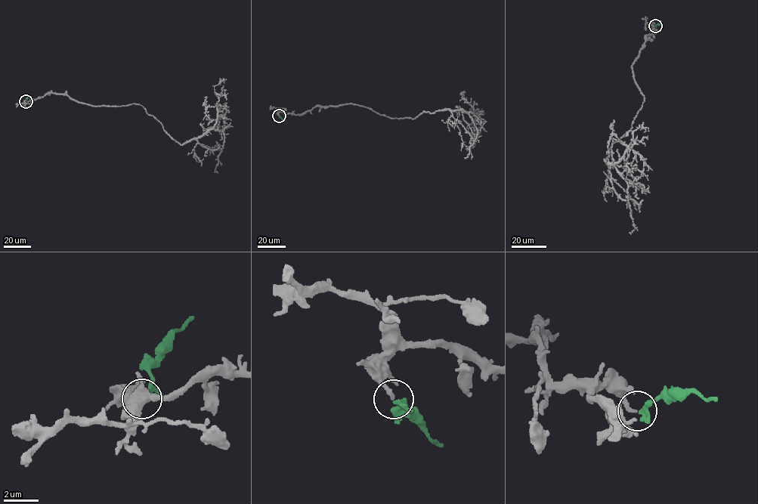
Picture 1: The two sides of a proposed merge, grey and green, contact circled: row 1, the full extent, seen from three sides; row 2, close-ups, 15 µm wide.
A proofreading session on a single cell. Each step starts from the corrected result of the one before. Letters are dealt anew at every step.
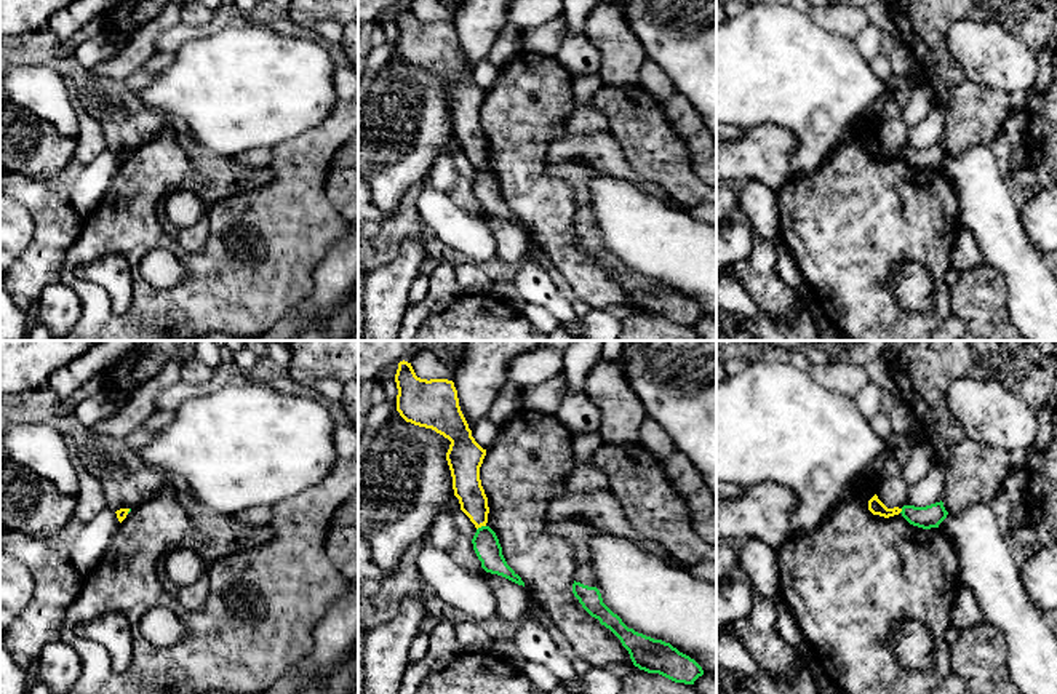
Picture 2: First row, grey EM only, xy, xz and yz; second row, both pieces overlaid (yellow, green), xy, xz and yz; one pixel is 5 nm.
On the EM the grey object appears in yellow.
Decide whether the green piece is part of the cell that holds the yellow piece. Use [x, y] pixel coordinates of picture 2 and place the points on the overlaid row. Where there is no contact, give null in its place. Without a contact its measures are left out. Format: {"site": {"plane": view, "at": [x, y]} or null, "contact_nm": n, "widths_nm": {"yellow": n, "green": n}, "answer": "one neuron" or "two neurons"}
{"site": {"plane": "xz", "at": [480, 526]}, "contact_nm": 50, "widths_nm": {"yellow": 140, "green": 130}, "answer": "two neurons"}

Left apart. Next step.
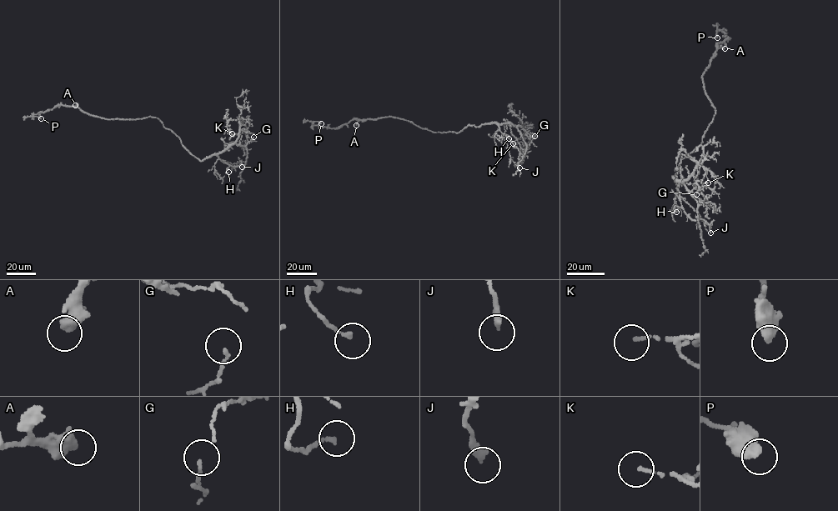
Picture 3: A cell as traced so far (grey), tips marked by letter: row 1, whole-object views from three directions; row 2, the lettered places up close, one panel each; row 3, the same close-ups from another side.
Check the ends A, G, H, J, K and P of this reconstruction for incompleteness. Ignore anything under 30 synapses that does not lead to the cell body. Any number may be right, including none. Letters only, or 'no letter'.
no letter

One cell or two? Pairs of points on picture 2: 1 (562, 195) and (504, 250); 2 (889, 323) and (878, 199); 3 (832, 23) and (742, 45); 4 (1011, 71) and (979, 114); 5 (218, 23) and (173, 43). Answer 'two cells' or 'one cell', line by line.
1: two cells
2: one cell
3: two cells
4: two cells
5: one cell

